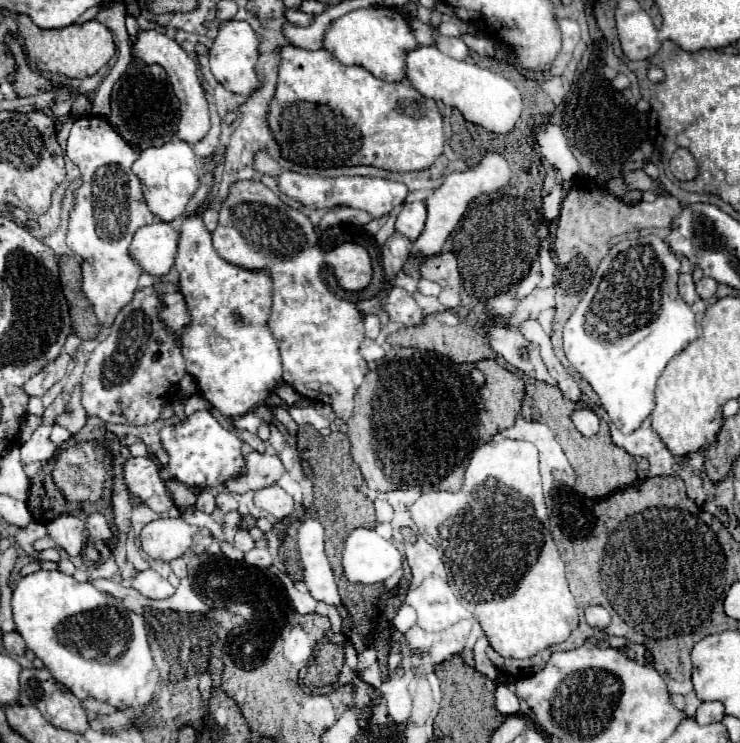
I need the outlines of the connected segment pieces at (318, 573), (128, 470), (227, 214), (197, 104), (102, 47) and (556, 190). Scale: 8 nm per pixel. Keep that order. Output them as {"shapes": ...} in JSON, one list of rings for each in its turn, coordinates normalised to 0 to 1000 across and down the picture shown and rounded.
{"shapes":[[[[414,700],[403,713],[405,754],[411,762],[411,786],[424,808],[457,816],[459,802],[451,770],[438,743],[438,711],[430,700]]],[[[173,616],[168,622],[168,651],[176,659],[176,670],[186,670],[189,678],[197,678],[200,684],[205,684],[208,689],[227,689],[232,684],[232,670],[224,662],[224,654],[216,643],[216,630],[211,627],[211,622],[205,616]]],[[[327,242],[311,250],[311,261],[297,280],[295,304],[286,312],[286,323],[303,350],[338,363],[365,363],[370,374],[370,404],[362,439],[378,463],[384,514],[414,536],[438,538],[451,549],[459,565],[470,568],[478,555],[478,530],[497,501],[495,487],[484,476],[484,466],[492,458],[492,425],[478,406],[454,401],[432,377],[438,339],[430,334],[430,318],[422,299],[405,283],[384,275],[376,261],[362,256],[354,245]]],[[[186,40],[181,59],[176,62],[178,75],[186,78],[195,86],[216,86],[232,110],[235,127],[243,135],[243,164],[241,164],[241,186],[254,191],[254,194],[265,194],[270,191],[281,175],[284,175],[284,151],[281,151],[281,137],[276,132],[276,121],[270,116],[268,108],[268,89],[265,81],[246,65],[238,59],[235,51],[227,51],[224,46],[214,43],[214,40]]],[[[27,19],[22,30],[24,30],[24,43],[32,51],[32,65],[35,65],[41,89],[51,92],[57,100],[65,100],[65,102],[81,100],[89,105],[116,105],[116,102],[130,100],[157,73],[151,43],[130,27],[122,27],[114,32],[95,32],[95,35],[76,38],[76,40],[51,38],[32,19]]],[[[751,248],[751,250],[746,253],[746,258],[735,264],[735,277],[732,277],[732,283],[735,283],[738,296],[754,293],[754,288],[757,288],[757,275],[759,275],[759,250]]]]}

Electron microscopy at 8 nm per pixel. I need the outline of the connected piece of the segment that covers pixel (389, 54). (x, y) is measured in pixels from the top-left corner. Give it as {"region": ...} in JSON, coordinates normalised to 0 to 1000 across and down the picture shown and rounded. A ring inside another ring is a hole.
{"region":[[[522,8],[505,11],[484,11],[462,24],[451,27],[438,46],[438,65],[449,70],[449,75],[468,89],[489,89],[503,97],[508,105],[522,110],[546,110],[549,108],[549,86],[546,67],[562,65],[565,57],[557,48],[554,32],[538,13]]]}

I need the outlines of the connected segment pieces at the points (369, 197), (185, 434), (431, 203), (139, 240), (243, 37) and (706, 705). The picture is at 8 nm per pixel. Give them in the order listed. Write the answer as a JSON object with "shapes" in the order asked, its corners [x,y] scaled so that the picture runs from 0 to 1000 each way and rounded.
{"shapes":[[[[357,202],[343,207],[343,229],[354,234],[365,234],[373,245],[378,258],[384,258],[389,266],[408,272],[414,280],[451,280],[451,277],[473,277],[495,283],[503,293],[514,293],[524,288],[530,280],[541,277],[549,264],[551,253],[543,245],[522,242],[522,240],[495,240],[495,237],[454,237],[454,240],[438,240],[438,237],[419,237],[405,234],[397,229],[381,226],[376,218],[368,215],[368,210]]],[[[278,552],[262,555],[251,565],[219,576],[216,592],[230,614],[230,624],[227,624],[230,643],[249,649],[254,654],[289,657],[295,651],[308,649],[311,643],[322,643],[332,638],[332,619],[327,614],[330,595],[316,581],[297,573],[297,568]]],[[[657,207],[649,215],[646,223],[638,223],[638,226],[630,226],[624,231],[611,231],[611,234],[600,237],[597,250],[592,256],[586,256],[584,264],[576,269],[578,296],[576,296],[576,304],[573,304],[570,315],[557,328],[557,334],[559,334],[557,345],[581,347],[581,345],[595,342],[603,320],[608,318],[608,312],[616,307],[616,301],[622,299],[624,288],[630,285],[632,272],[638,272],[649,261],[670,258],[670,256],[681,253],[686,245],[689,245],[689,223],[676,207]]],[[[208,299],[184,310],[176,328],[176,345],[203,371],[222,371],[235,358],[241,312],[227,299]]],[[[308,27],[305,32],[300,32],[300,38],[284,65],[284,92],[286,92],[286,100],[292,102],[292,108],[305,121],[311,121],[316,127],[338,129],[338,127],[343,127],[343,121],[349,121],[349,116],[354,116],[354,108],[349,105],[346,92],[343,92],[349,83],[349,59],[351,59],[351,51],[335,30]]],[[[949,945],[938,961],[938,969],[951,977],[962,972],[976,972],[978,966],[978,948],[976,945]]]]}

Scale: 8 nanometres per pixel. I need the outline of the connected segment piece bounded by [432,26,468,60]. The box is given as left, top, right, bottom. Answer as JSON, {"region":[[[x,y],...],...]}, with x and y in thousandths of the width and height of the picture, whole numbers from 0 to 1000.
{"region":[[[584,35],[584,40],[586,40],[586,51],[589,51],[589,54],[586,54],[586,62],[589,62],[595,70],[600,70],[603,75],[616,78],[616,81],[632,78],[632,62],[624,57],[624,51],[597,48],[589,35]]]}

